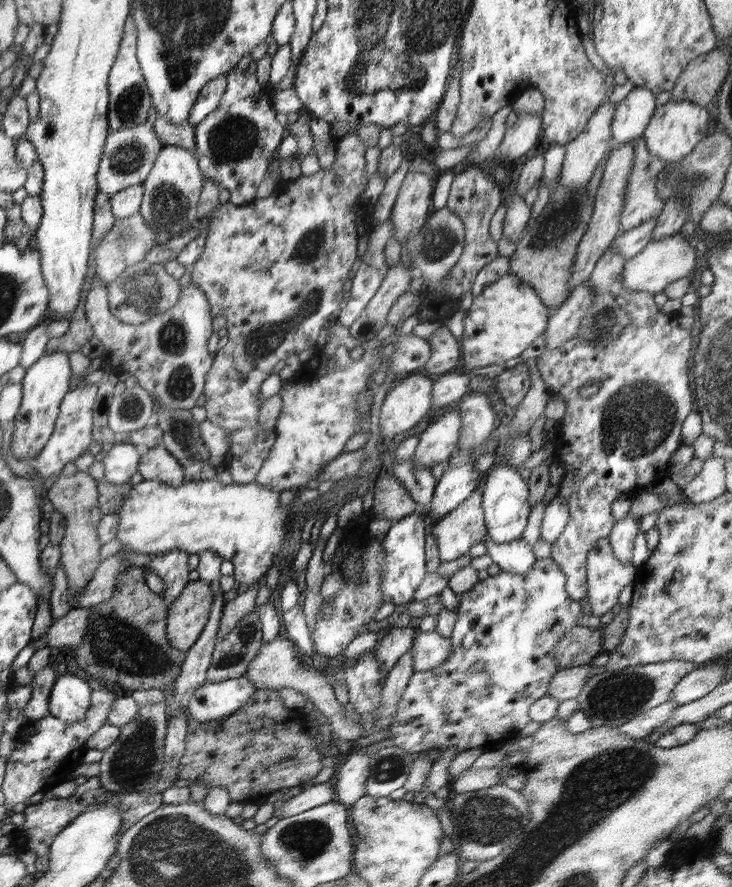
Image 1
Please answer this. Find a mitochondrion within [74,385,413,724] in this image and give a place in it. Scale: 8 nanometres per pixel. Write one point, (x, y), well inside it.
(116, 643)

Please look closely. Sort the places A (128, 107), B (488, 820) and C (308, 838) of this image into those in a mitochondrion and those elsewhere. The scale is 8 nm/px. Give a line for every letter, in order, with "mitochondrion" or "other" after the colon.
A: mitochondrion
B: mitochondrion
C: mitochondrion

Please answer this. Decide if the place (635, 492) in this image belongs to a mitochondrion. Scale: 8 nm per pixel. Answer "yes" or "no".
no

